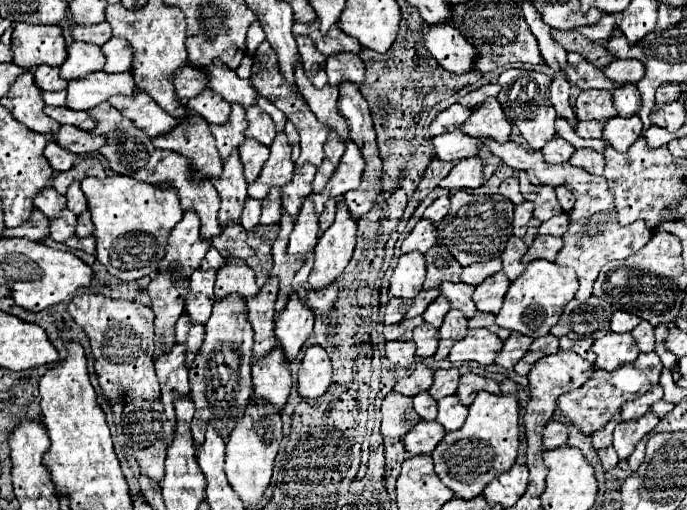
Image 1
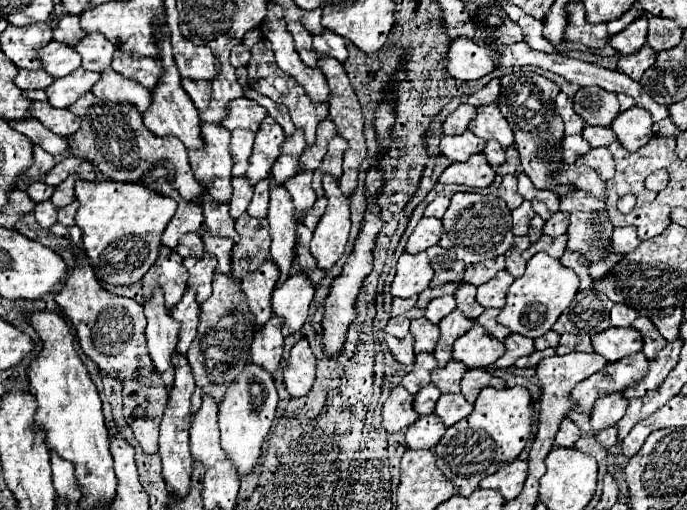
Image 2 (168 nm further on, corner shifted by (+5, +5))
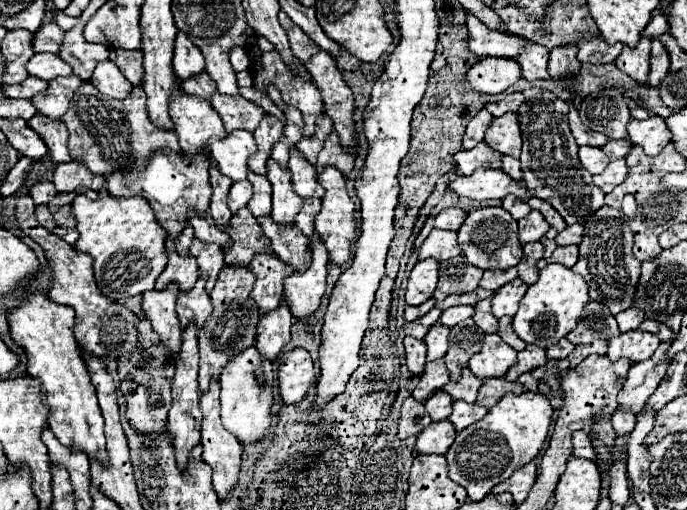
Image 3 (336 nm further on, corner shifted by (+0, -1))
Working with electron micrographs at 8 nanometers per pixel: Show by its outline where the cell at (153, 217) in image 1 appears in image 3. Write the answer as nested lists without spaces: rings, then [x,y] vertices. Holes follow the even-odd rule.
[[[77,195],[71,209],[79,231],[73,249],[93,257],[93,273],[97,287],[111,301],[141,295],[155,287],[155,279],[167,265],[165,239],[167,231],[157,223],[149,203],[143,197],[111,197],[103,195],[97,201]]]

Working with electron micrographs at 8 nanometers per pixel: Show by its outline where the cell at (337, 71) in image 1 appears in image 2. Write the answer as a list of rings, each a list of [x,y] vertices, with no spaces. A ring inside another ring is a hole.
[[[324,31],[322,35],[314,37],[314,49],[320,57],[334,57],[340,63],[344,63],[348,59],[348,49],[346,49],[344,37],[334,35],[330,31]]]

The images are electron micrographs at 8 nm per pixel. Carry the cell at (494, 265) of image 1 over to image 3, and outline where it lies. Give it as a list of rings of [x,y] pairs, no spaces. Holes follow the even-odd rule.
[[[505,269],[505,271],[485,271],[483,273],[483,279],[481,279],[481,287],[483,289],[491,289],[491,291],[497,291],[501,289],[505,283],[517,279],[517,269]]]

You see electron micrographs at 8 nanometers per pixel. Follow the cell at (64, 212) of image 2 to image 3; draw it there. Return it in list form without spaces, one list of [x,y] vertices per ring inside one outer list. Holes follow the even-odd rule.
[[[65,205],[63,209],[59,209],[55,215],[55,225],[57,227],[75,227],[75,219],[73,219],[73,215],[71,215],[71,205]]]

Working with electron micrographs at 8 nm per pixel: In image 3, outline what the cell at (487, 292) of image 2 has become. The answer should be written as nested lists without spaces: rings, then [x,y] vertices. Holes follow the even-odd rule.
[[[515,279],[507,285],[503,285],[495,297],[491,299],[493,307],[491,307],[491,313],[495,317],[505,317],[505,315],[515,315],[517,313],[517,307],[519,307],[519,301],[523,299],[523,295],[527,293],[527,283],[521,281],[521,279]]]

